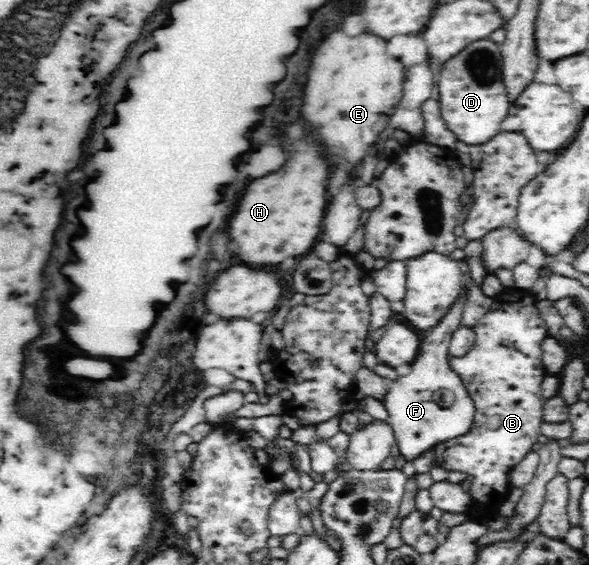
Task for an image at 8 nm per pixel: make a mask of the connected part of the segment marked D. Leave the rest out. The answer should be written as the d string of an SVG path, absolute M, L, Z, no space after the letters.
M481 39L442 65L439 77L441 119L456 141L467 145L483 145L501 131L501 121L509 115L511 101L507 87L503 85L504 60L501 45Z

